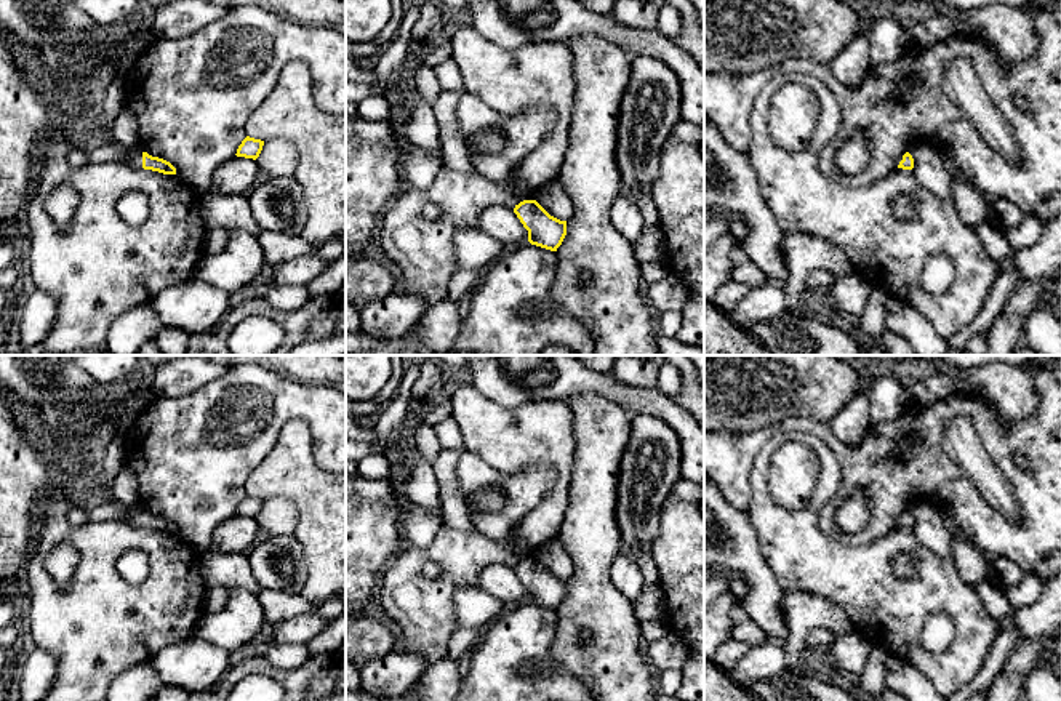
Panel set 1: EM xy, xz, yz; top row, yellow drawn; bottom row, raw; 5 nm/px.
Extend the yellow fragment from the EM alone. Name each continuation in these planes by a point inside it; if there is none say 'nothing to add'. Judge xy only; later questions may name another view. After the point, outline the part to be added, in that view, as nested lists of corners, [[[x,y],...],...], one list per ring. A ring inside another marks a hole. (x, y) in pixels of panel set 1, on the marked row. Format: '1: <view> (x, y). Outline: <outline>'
1: xy (135, 160). Outline: [[[142,152],[130,154],[125,158],[125,165],[133,166],[136,170],[142,168]]]

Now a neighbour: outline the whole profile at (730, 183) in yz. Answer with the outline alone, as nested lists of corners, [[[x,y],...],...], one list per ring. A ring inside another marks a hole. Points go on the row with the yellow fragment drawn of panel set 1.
[[[704,118],[704,213],[725,210],[739,214],[751,232],[743,246],[771,282],[784,283],[787,267],[781,253],[783,229],[760,195],[746,154],[733,149],[714,123]]]

